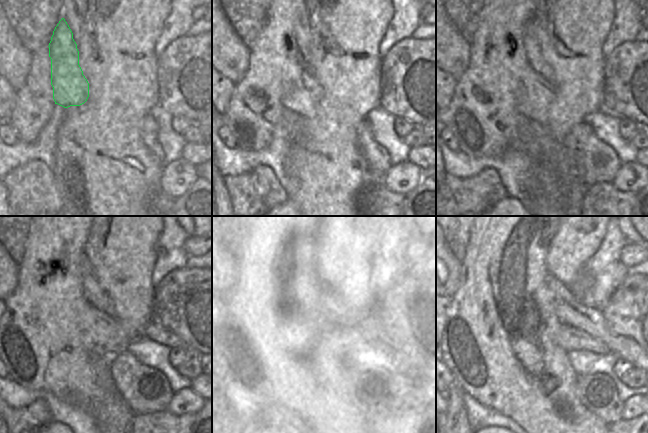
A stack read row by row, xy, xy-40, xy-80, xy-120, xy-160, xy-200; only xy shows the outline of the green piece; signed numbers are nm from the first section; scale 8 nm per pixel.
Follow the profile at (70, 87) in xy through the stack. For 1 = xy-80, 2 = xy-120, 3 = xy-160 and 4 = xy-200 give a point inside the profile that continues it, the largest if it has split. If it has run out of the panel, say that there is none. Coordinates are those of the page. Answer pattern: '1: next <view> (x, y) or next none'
1: next xy-80 (535, 98)
2: next xy-120 (95, 325)
3: next xy-160 (339, 341)
4: next xy-200 (569, 338)

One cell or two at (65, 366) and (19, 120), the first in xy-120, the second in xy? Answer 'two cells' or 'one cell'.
one cell

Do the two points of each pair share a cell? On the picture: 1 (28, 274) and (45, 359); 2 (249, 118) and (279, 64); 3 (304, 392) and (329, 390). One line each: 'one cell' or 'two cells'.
1: one cell
2: one cell
3: one cell

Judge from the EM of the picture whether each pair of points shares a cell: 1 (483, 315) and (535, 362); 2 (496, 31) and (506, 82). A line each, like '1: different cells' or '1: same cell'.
1: same cell
2: same cell

